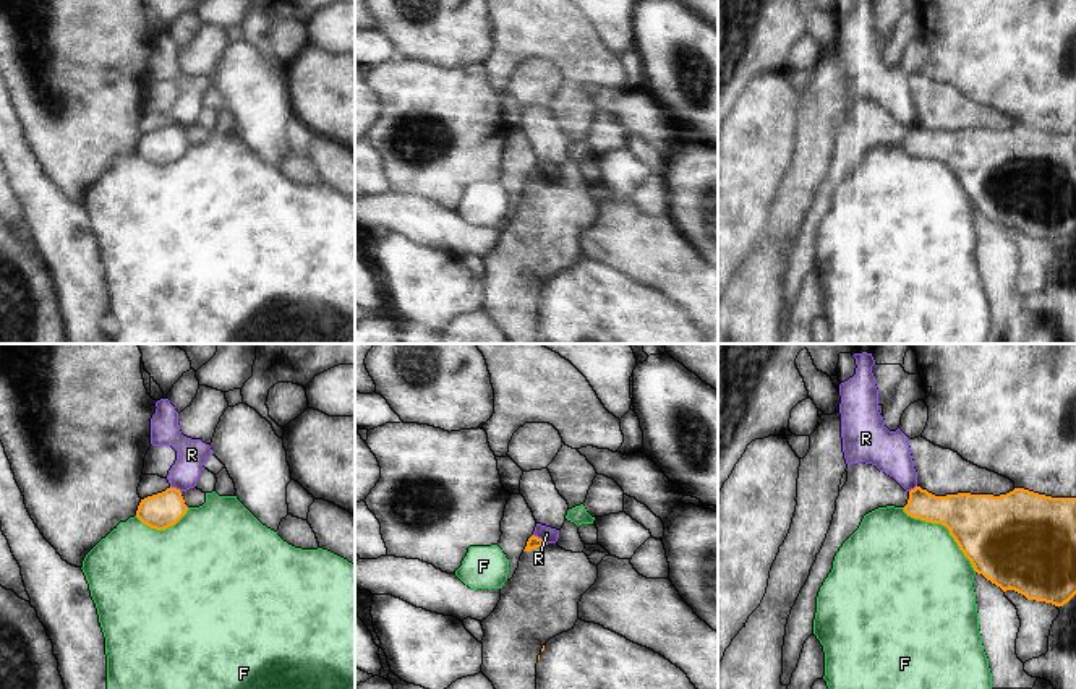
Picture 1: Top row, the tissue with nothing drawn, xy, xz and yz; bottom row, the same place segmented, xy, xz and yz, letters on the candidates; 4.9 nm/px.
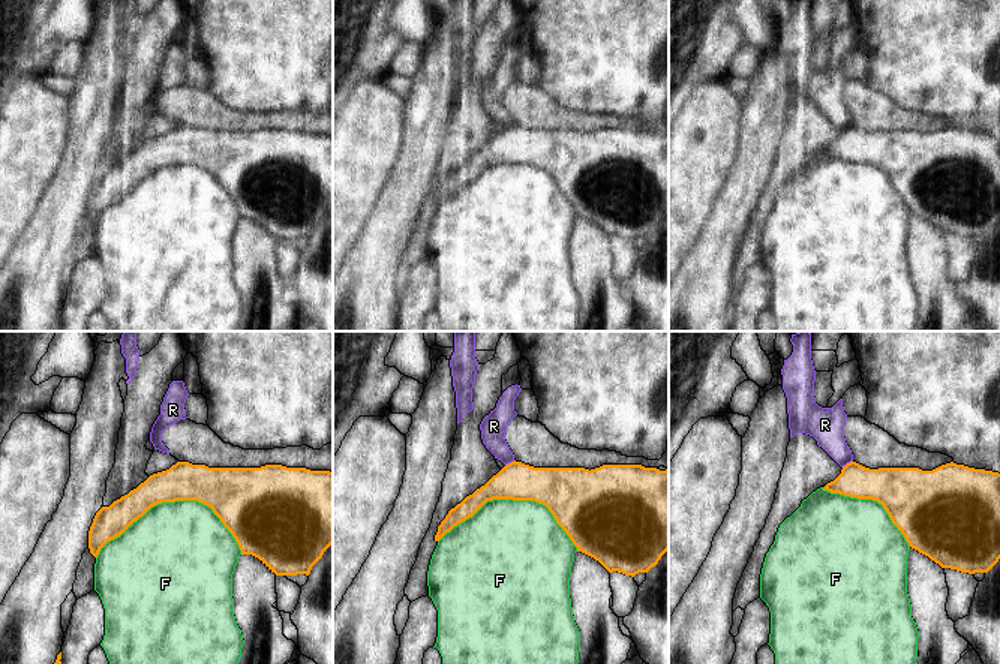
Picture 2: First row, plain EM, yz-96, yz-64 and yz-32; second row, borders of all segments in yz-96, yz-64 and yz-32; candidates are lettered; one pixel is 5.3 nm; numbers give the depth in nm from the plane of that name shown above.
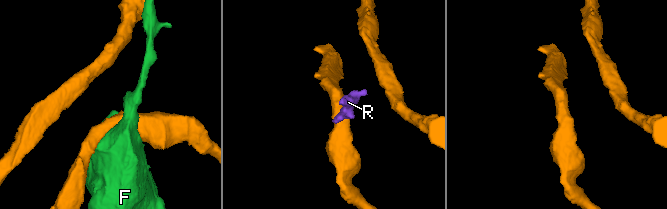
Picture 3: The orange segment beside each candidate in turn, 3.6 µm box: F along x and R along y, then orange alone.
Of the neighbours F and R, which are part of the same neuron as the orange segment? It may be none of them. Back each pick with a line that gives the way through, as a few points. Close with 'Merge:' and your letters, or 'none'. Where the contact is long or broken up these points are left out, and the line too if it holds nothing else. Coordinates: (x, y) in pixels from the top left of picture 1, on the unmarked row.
Merge: none

